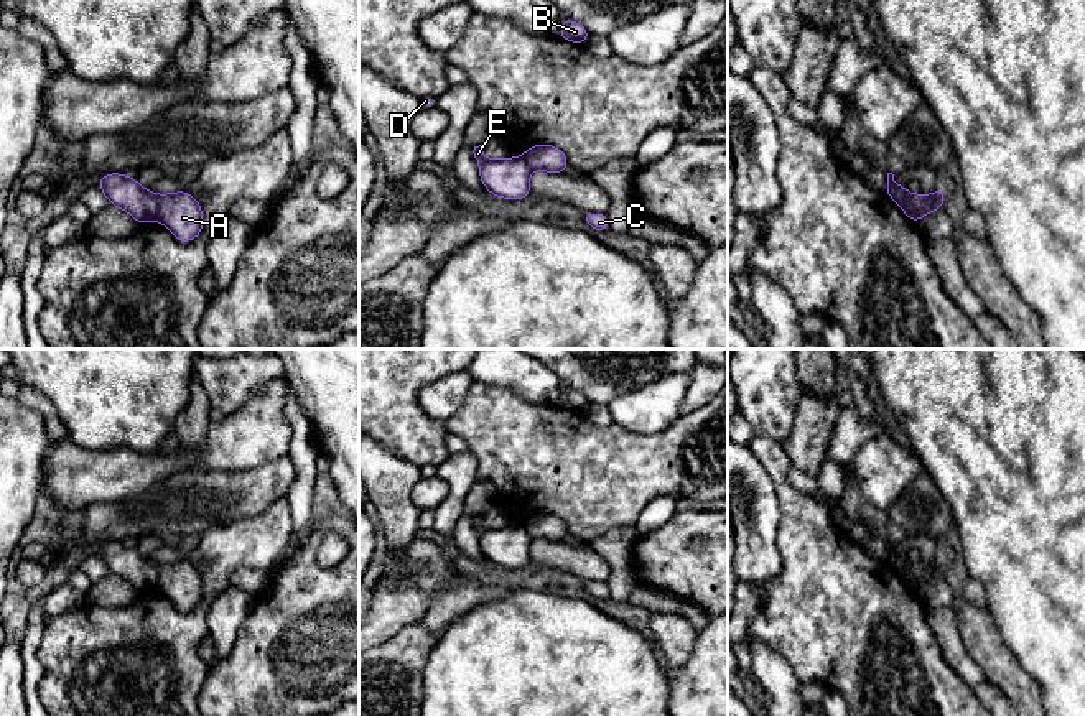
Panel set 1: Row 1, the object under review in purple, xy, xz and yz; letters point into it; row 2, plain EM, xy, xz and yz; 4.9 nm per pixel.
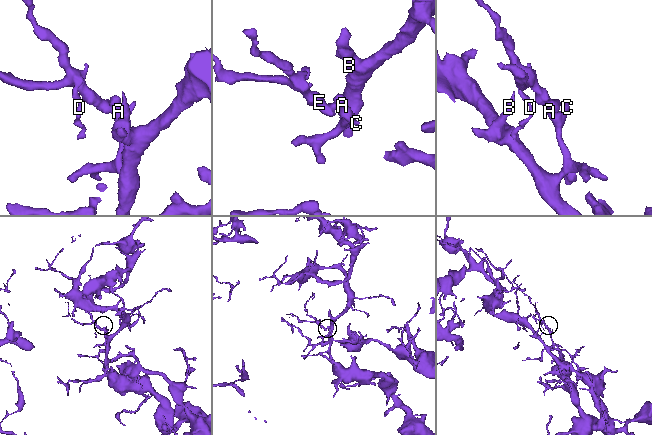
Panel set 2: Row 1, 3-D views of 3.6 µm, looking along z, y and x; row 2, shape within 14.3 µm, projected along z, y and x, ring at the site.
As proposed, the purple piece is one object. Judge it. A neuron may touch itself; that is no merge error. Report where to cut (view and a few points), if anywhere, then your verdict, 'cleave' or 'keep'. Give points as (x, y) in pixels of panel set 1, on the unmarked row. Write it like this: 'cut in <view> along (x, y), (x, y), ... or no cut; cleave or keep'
cut in yz along (911, 565), (919, 588); cleave

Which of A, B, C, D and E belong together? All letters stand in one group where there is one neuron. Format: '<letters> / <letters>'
A B C / D E

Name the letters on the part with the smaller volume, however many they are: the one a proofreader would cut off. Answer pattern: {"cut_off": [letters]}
{"cut_off": ["D", "E"]}

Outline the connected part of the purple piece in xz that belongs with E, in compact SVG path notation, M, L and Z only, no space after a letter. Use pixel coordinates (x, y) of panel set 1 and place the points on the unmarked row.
M482 514L473 518L479 532L482 553L494 565L524 568L532 563L529 555L530 537L524 527L486 528Z

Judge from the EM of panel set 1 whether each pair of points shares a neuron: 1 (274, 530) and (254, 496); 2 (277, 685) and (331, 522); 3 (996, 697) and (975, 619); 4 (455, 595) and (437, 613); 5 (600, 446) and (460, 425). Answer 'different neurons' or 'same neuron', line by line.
1: different neurons
2: same neuron
3: different neurons
4: same neuron
5: same neuron

